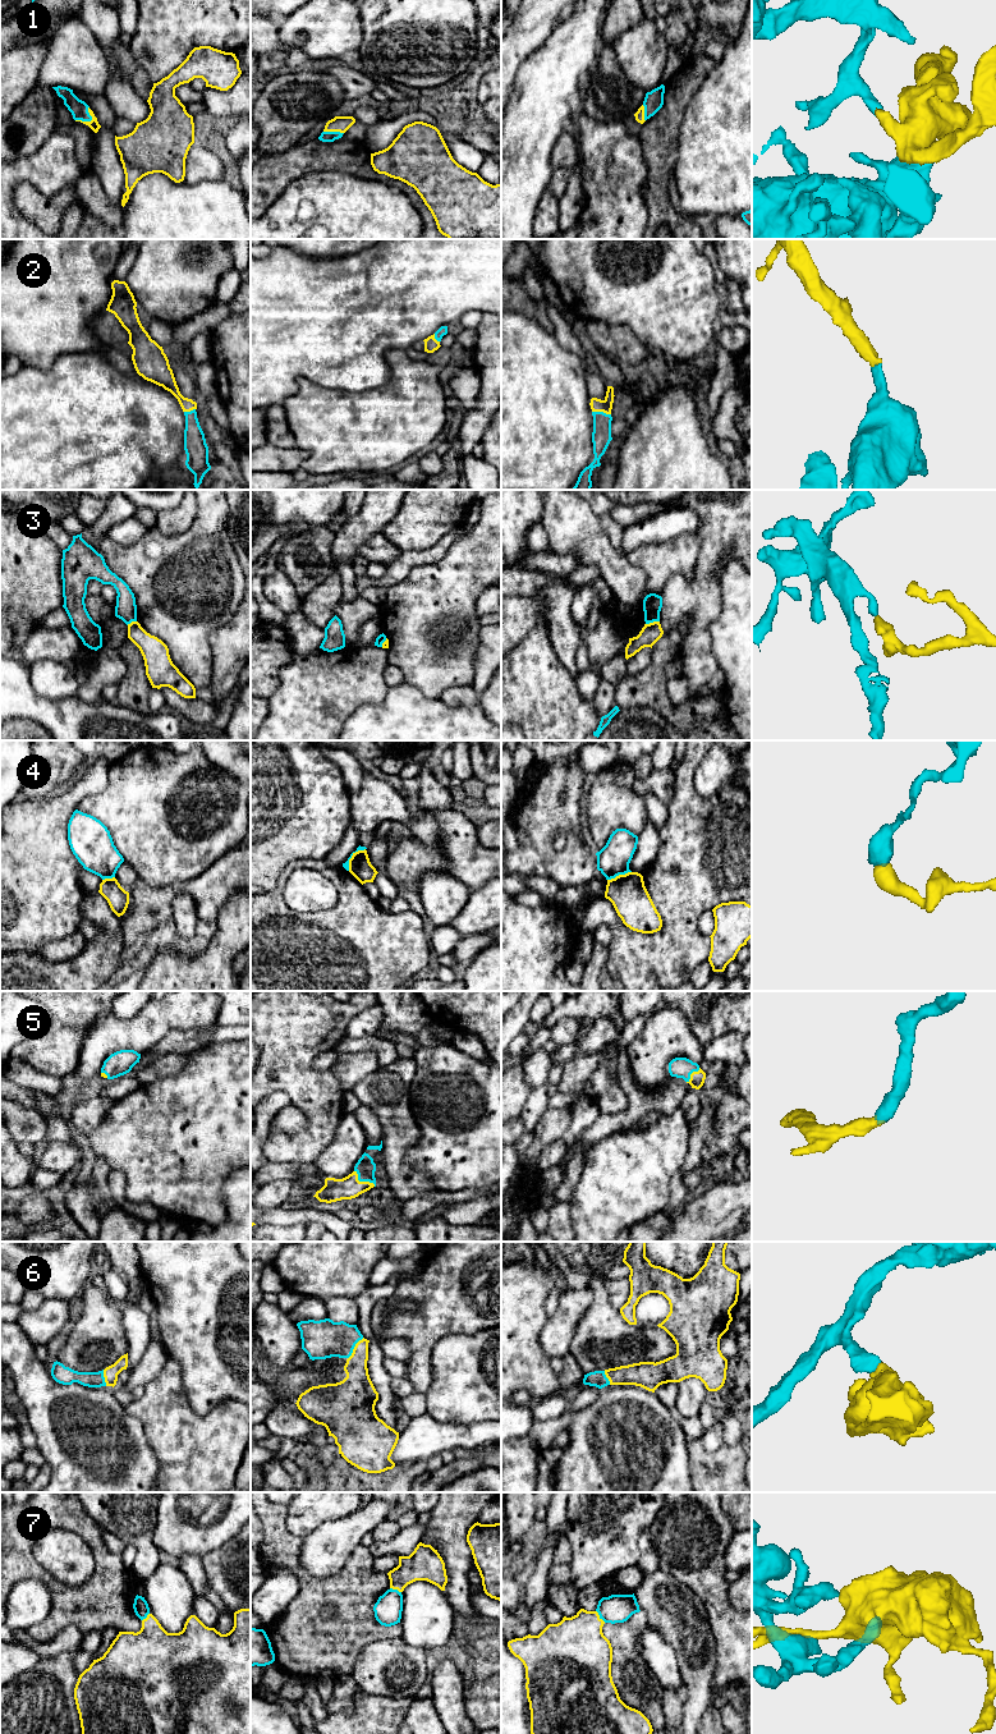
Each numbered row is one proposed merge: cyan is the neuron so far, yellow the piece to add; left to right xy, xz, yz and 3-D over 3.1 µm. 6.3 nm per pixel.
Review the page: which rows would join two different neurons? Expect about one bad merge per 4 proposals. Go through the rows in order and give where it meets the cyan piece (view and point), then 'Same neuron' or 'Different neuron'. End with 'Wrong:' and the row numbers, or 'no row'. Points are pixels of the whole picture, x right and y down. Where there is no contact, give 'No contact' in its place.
1: Touches cyan at xy (90, 120). Same neuron
2: Touches cyan at yz (601, 412). Same neuron
3: Touches cyan at yz (652, 622). Different neuron
4: Touches cyan at xz (350, 857). Different neuron
5: Touches cyan at xz (362, 1180). Same neuron
6: Touches cyan at xz (353, 1348). Same neuron
7: Touches cyan at yz (600, 1616). Different neuron
Wrong: 3, 4, 7

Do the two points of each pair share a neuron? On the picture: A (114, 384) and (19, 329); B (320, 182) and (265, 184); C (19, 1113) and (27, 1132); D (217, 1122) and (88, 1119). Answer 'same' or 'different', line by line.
A: different
B: different
C: same
D: different

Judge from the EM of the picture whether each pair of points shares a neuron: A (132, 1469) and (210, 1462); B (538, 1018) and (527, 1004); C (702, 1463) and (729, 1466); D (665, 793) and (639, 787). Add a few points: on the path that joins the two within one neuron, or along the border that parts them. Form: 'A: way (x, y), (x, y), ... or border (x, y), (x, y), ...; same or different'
A: border (146, 1439), (157, 1460), (156, 1478); different
B: border (533, 1004), (528, 1019); different
C: way (708, 1466), (723, 1466); same
D: way (659, 787), (646, 787); same

